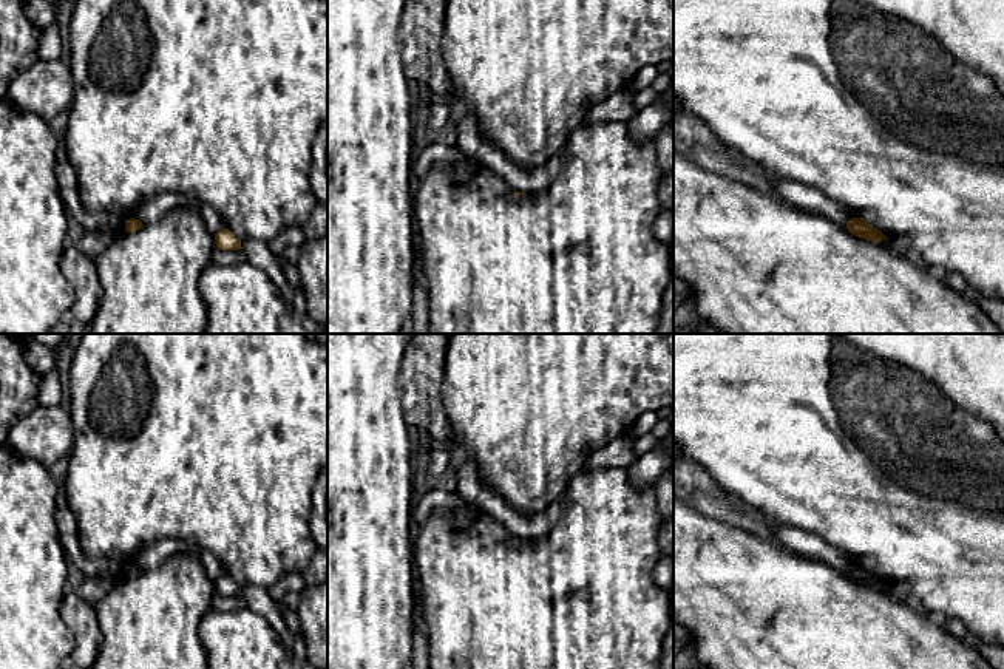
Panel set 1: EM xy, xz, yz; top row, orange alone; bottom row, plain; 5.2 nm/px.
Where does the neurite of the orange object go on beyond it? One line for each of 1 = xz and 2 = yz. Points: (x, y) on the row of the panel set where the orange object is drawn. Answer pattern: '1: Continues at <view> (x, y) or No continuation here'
1: No continuation here
2: No continuation here

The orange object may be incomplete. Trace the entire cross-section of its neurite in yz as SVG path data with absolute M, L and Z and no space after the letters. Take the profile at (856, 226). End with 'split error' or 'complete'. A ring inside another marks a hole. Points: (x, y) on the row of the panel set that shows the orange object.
M851 218L846 224L850 233L863 238L867 241L879 243L888 239L880 230L868 224L863 218Z; complete

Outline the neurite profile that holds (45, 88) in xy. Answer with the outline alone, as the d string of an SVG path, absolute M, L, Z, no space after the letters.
M39 59L20 73L8 87L6 99L17 108L51 122L70 110L74 97L71 66L57 60Z

